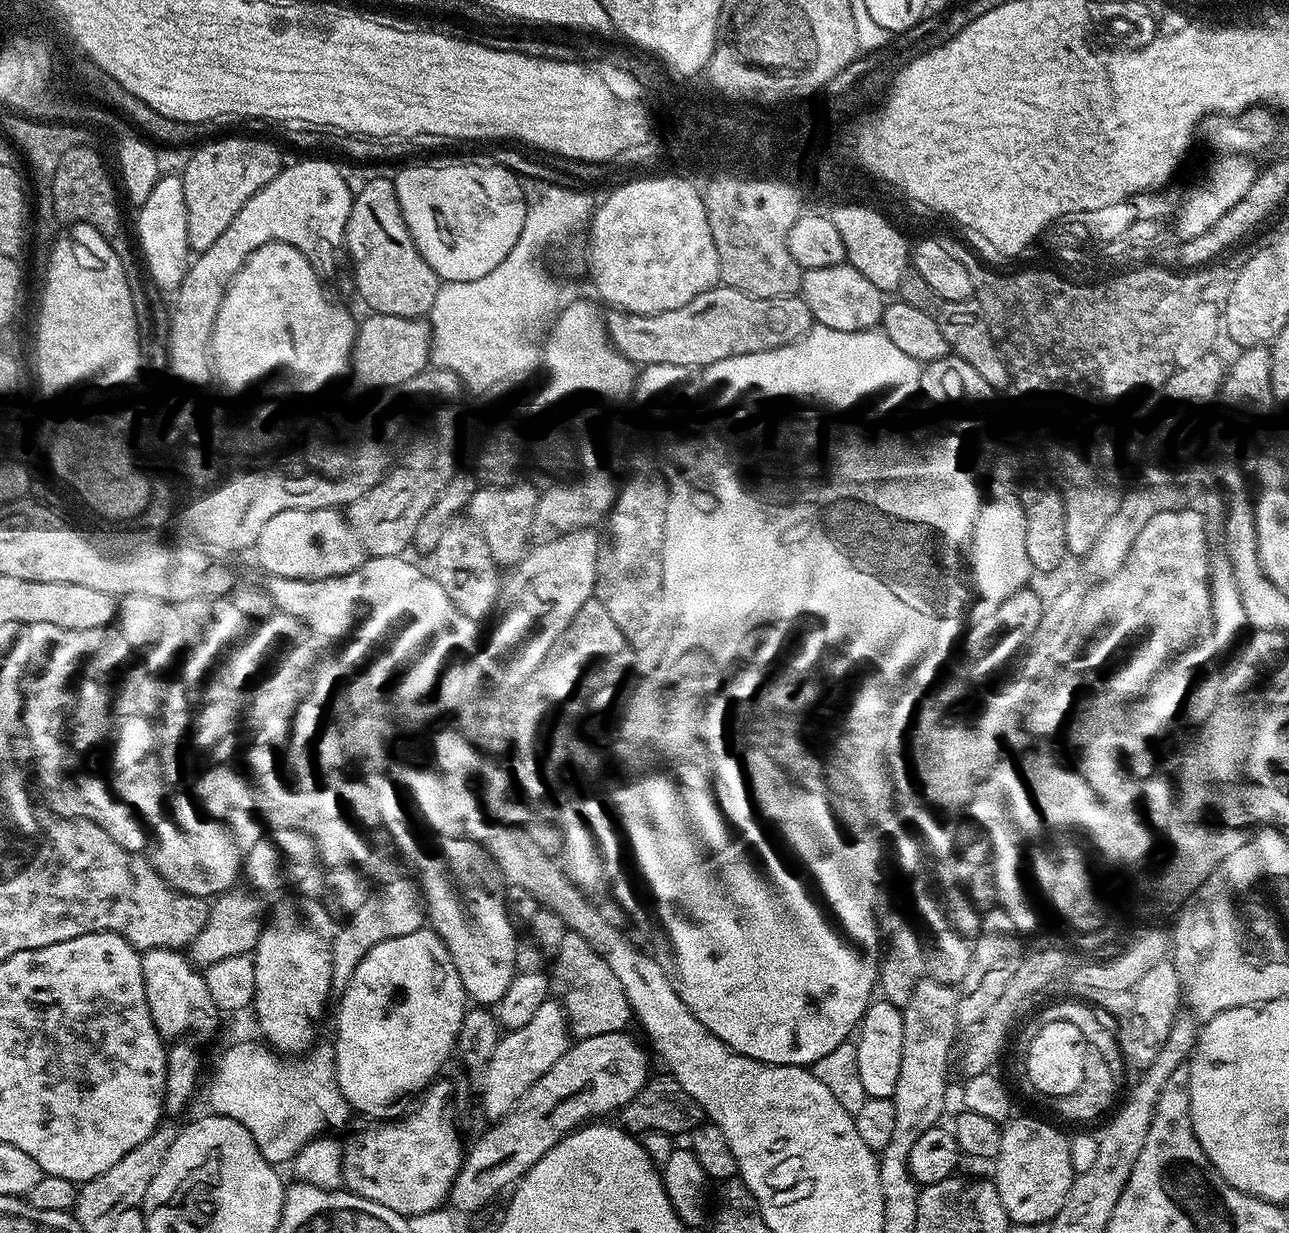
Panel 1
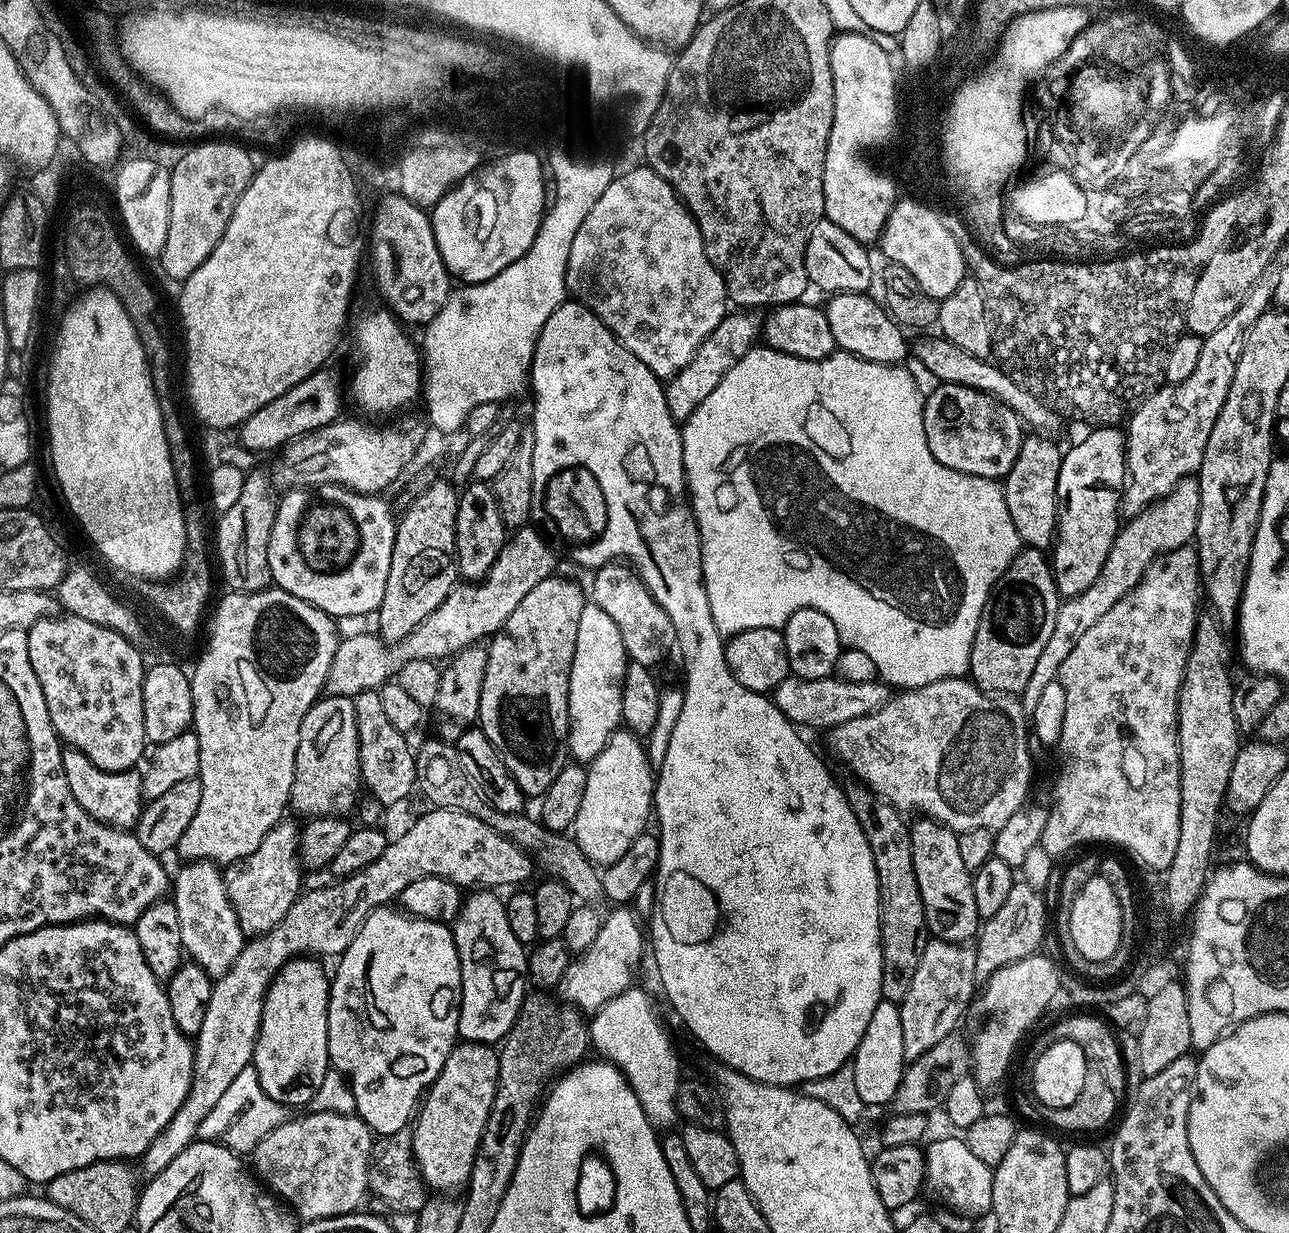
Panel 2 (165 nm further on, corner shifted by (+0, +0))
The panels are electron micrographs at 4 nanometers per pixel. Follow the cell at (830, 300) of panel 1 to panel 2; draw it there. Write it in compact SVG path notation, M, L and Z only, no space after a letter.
M838 292L827 297L828 304L823 305L823 310L834 333L836 347L870 362L900 364L910 356L910 340L908 344L905 329L889 316L883 303L870 297L868 292Z

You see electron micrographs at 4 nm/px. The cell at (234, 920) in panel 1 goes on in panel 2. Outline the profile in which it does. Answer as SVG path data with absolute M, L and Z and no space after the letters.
M289 818L281 819L258 842L258 850L246 854L241 860L234 861L223 869L226 894L236 911L240 929L245 937L261 936L269 932L282 918L286 918L286 910L294 906L297 896L301 895L300 872L300 828Z

